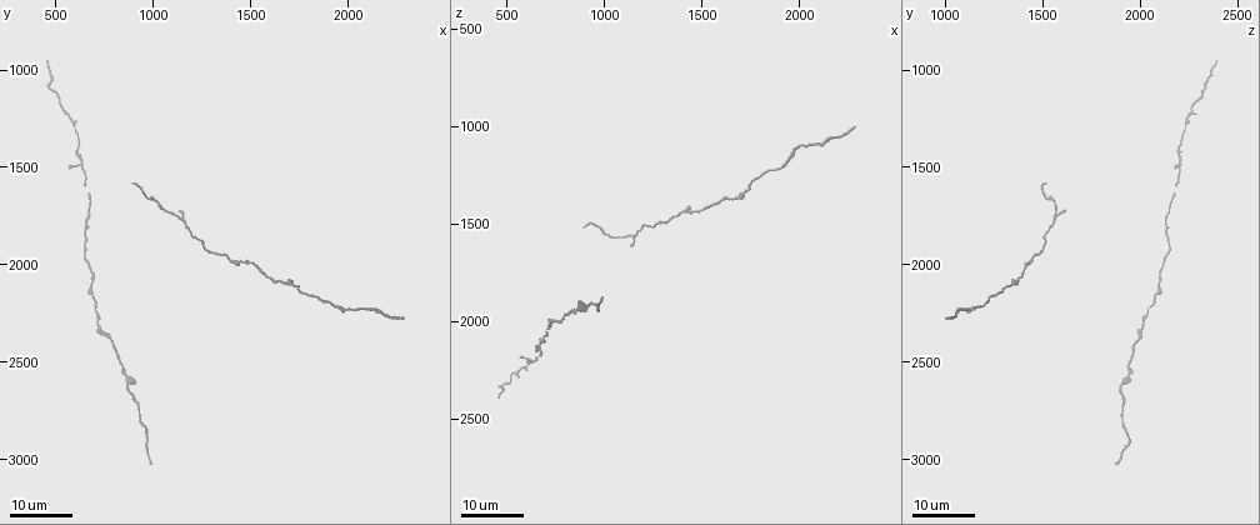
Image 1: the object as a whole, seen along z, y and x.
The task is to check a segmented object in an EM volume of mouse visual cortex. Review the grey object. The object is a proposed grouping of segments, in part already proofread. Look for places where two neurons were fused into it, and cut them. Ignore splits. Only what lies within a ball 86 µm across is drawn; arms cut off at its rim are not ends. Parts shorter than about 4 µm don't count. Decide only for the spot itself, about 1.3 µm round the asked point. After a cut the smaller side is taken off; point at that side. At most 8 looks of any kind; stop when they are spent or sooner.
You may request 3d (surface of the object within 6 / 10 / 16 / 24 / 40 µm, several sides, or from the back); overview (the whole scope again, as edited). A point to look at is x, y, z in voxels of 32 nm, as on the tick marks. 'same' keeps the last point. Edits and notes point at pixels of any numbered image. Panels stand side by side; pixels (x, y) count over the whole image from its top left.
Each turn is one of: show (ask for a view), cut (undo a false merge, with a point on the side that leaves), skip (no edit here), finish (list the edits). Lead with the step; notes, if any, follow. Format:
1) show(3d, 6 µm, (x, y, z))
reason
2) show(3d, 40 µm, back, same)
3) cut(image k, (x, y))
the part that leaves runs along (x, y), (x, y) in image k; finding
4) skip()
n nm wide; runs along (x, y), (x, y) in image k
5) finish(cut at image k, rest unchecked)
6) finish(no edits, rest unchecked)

show(3d, 24 µm, (880, 2620, 1910))
calibre changes

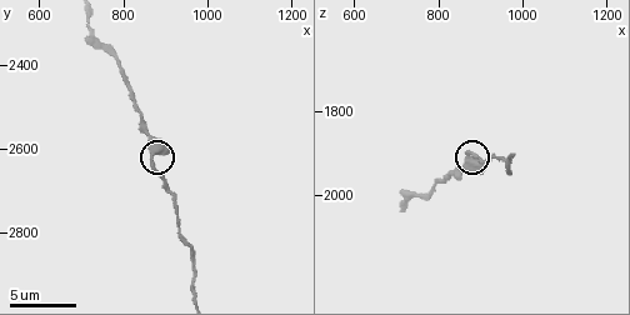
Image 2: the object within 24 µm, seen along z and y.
show(3d, 6 µm, (870, 2610, 1915))

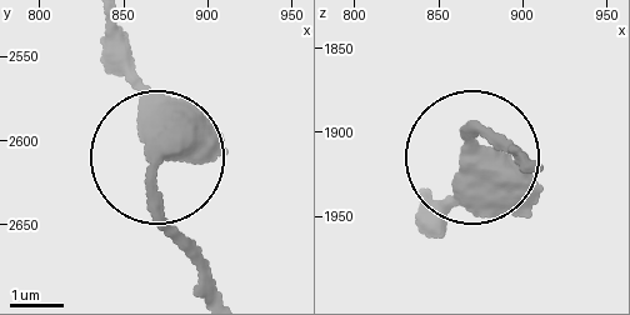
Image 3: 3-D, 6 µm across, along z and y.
skip()
runs along (103, 29), (144, 110), (161, 231), (198, 294) in image 3; continuous, no second neuron

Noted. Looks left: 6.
show(3d, 16 µm, (650, 1840, 2150))

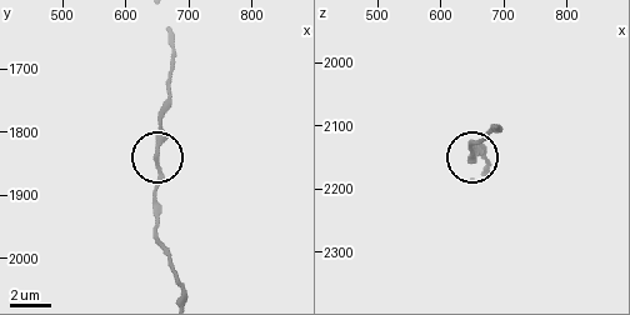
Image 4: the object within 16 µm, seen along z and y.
show(3d, 6 µm, same)

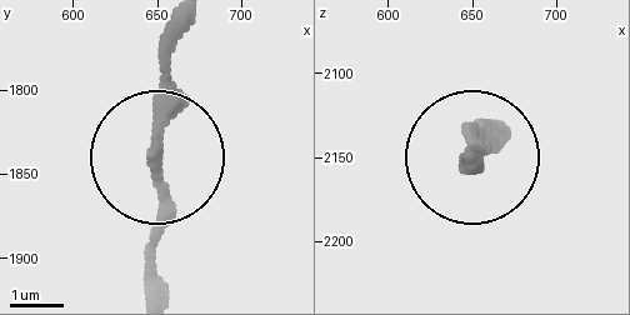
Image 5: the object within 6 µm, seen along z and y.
show(3d, 6 µm, back, (648, 1838, 2136))
other side

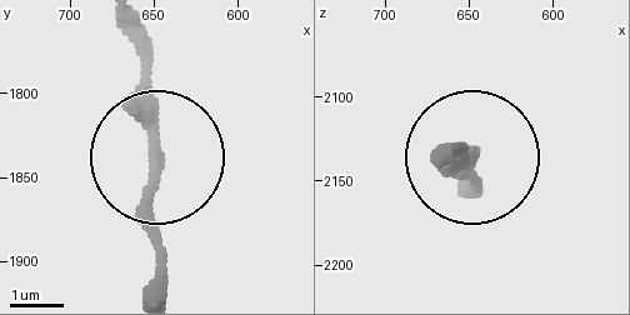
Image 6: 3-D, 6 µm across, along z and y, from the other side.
skip()
220 nm wide; continuous, no second neuron

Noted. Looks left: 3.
show(3d, 16 µm, (640, 1490, 2210))
three arms meet

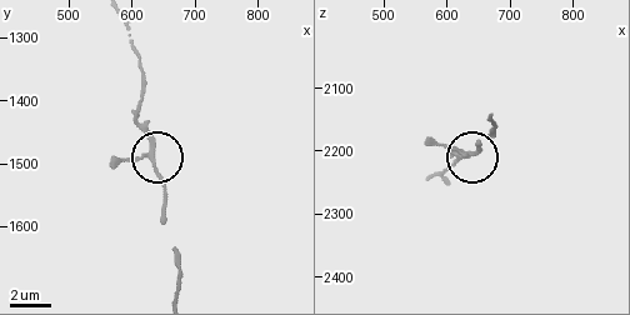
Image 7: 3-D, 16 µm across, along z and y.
show(3d, 10 µm, (630, 1500, 2205))

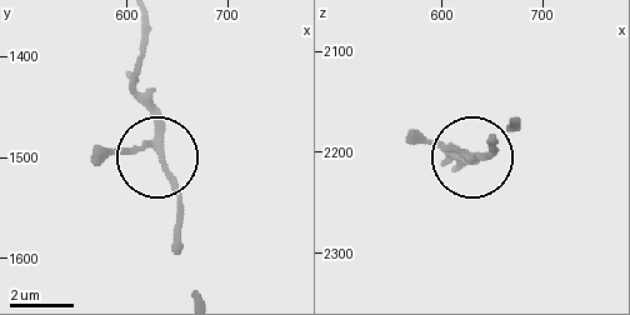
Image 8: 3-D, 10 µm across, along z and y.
skip()
continuous, no second neuron

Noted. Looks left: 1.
finish(no edits, rest unchecked)

